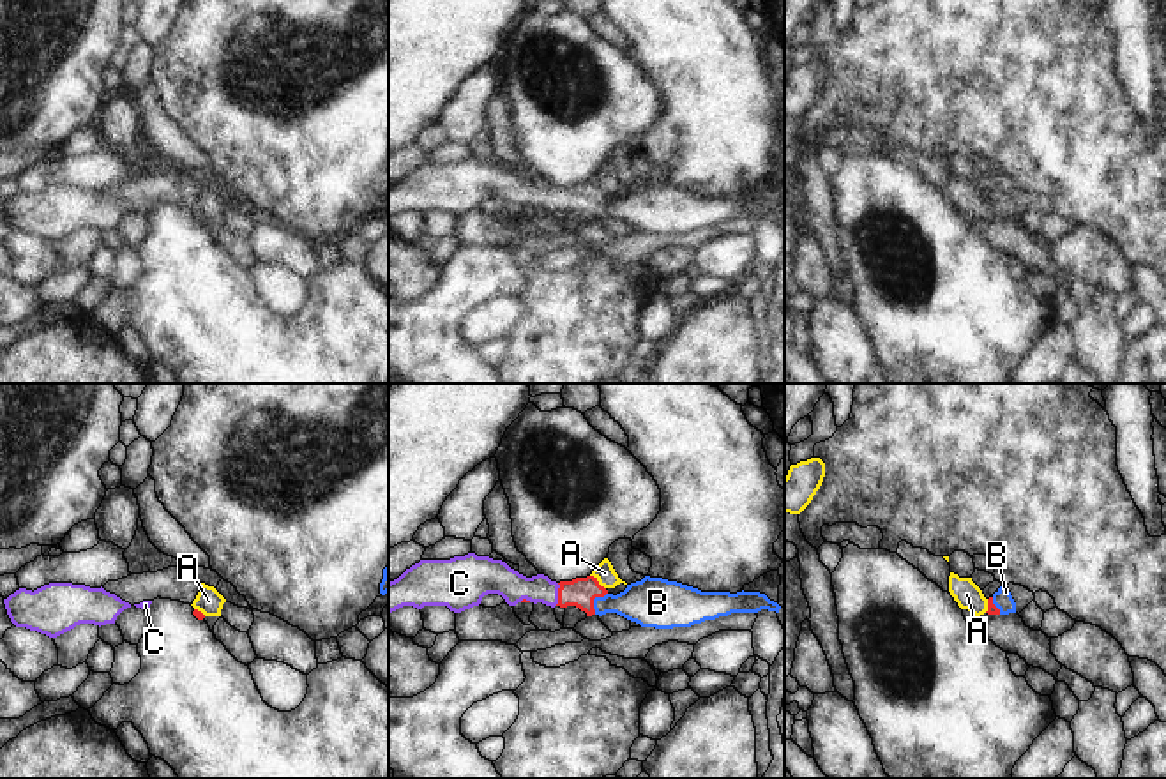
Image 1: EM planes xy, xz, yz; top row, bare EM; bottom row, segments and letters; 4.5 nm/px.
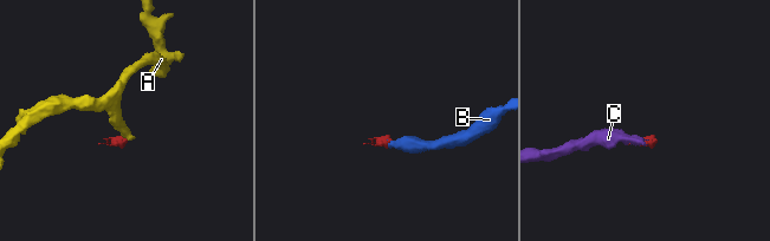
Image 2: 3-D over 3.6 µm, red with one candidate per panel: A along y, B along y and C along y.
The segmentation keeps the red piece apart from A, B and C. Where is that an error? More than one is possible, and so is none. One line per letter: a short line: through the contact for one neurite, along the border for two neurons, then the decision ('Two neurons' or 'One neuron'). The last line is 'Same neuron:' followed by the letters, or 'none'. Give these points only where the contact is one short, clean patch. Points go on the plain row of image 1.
A: Line: xz (590, 179), (605, 193). Two neurons
B: Line: xz (580, 196), (592, 205), (647, 207). One neuron
C: Line: xz (580, 196), (559, 198), (516, 193), (506, 186). One neuron
Same neuron: B, C

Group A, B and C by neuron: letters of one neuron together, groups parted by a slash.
A / B C

